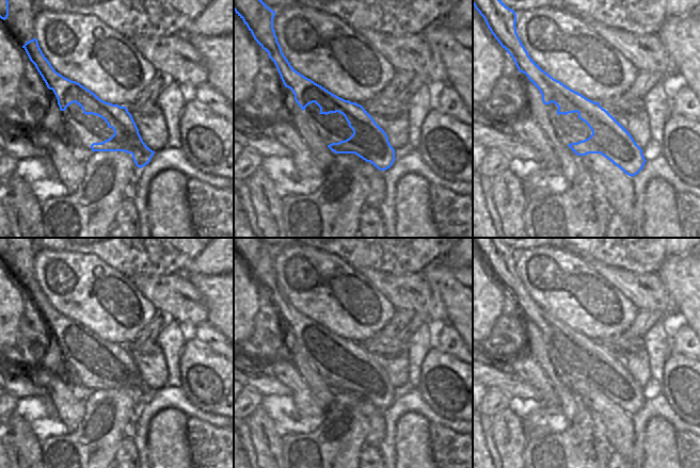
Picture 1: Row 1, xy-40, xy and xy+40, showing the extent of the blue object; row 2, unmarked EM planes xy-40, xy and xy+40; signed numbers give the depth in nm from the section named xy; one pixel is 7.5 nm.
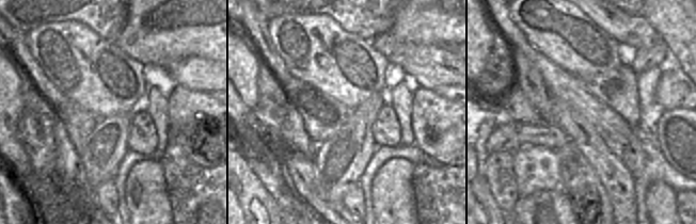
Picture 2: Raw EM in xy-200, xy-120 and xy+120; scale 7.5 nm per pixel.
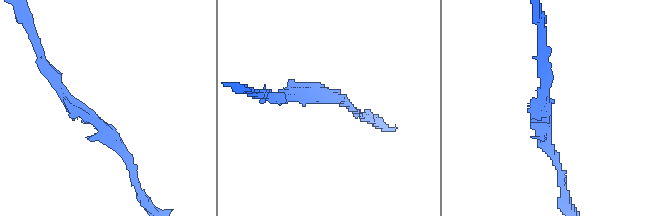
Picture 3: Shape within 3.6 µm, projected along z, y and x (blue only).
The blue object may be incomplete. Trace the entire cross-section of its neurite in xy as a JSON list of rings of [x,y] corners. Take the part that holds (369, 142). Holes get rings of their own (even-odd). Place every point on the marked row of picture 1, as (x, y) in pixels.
[[[234,0],[234,11],[274,62],[285,87],[292,91],[296,102],[303,111],[315,102],[320,108],[319,114],[338,112],[345,116],[353,134],[345,141],[328,145],[332,151],[355,154],[380,171],[393,165],[396,160],[395,149],[391,146],[384,130],[361,104],[332,94],[290,65],[282,52],[273,29],[275,11],[262,0]]]

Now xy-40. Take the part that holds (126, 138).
[[[36,38],[27,42],[22,48],[35,65],[47,87],[53,91],[61,111],[65,111],[69,104],[76,102],[84,114],[101,117],[108,127],[113,129],[114,134],[110,139],[91,145],[92,151],[131,154],[136,165],[140,168],[149,163],[155,151],[143,142],[126,107],[106,102],[80,83],[57,72],[43,54]]]

